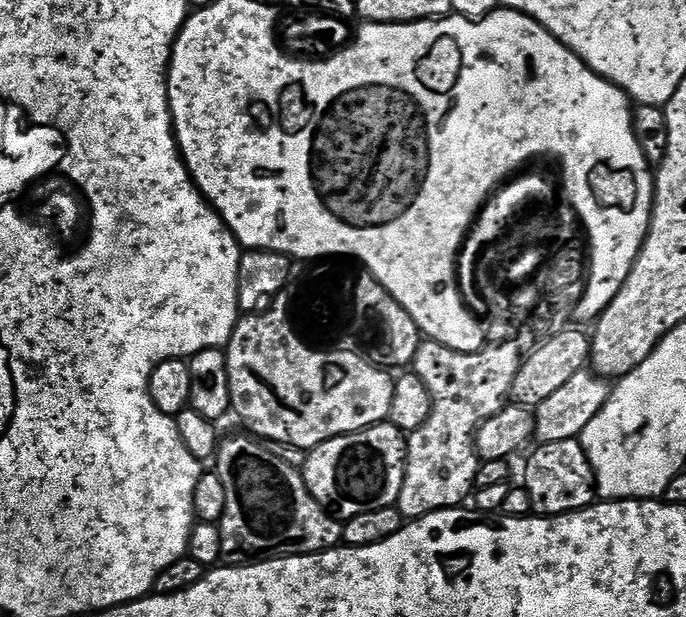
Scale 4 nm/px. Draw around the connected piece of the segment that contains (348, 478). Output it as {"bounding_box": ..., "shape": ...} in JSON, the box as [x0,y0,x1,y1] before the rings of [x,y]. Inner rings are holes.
{"bounding_box":[302,422,408,521],"shape":[[[389,422],[375,424],[345,436],[335,436],[307,453],[302,475],[310,494],[333,516],[341,521],[354,518],[354,514],[366,514],[366,510],[382,510],[395,505],[400,497],[402,482],[408,461],[408,441],[400,428]]]}

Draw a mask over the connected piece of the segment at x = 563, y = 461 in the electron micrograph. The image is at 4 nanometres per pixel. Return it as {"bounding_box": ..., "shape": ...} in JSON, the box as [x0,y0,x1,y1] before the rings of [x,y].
{"bounding_box":[523,439,597,516],"shape":[[[579,439],[540,444],[524,468],[523,488],[530,494],[532,511],[538,516],[561,516],[587,508],[597,499],[596,475]]]}

